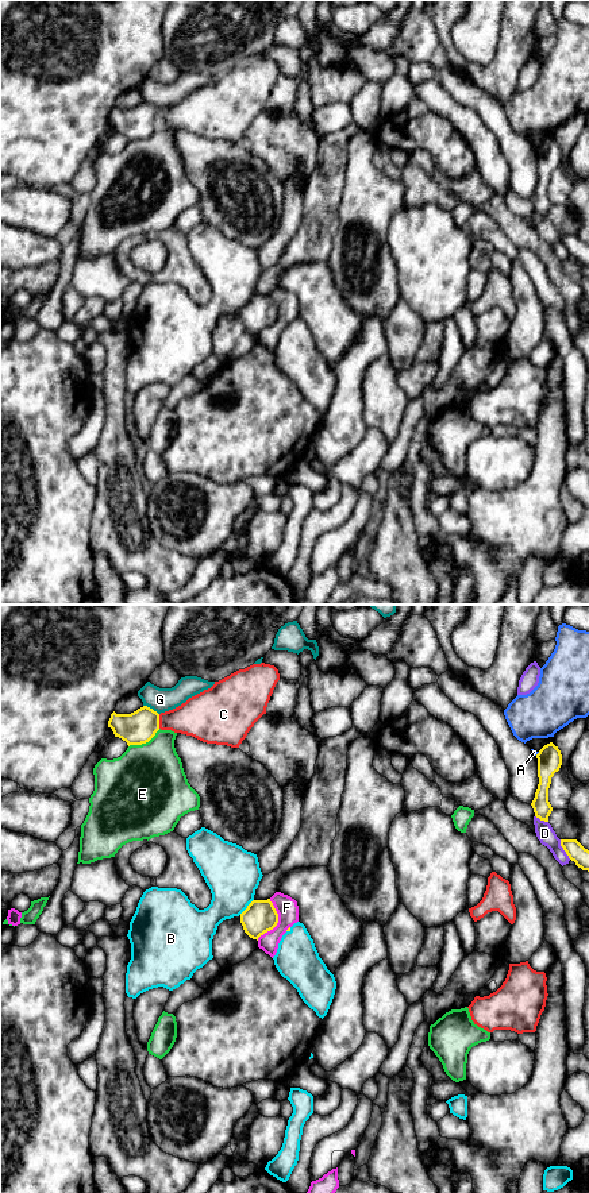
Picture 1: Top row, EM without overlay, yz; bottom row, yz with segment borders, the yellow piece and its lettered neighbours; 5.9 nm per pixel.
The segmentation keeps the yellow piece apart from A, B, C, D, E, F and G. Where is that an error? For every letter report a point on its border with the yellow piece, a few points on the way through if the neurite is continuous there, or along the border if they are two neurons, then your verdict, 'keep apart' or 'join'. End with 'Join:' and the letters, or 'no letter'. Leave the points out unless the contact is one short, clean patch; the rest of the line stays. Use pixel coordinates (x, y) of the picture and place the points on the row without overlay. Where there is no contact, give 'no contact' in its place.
A: contact yz (538, 149); keep apart
B: contact yz (247, 302); join
C: contact yz (158, 116); keep apart
D: contact yz (564, 244); keep apart
E: contact yz (143, 138); keep apart
F: contact yz (277, 317); keep apart
G: contact yz (151, 104); keep apart
Join: B

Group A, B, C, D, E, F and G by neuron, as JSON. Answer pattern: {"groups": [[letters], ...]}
{"groups": [["A"], ["B"], ["C"], ["D"], ["E"], ["F"], ["G"]]}

